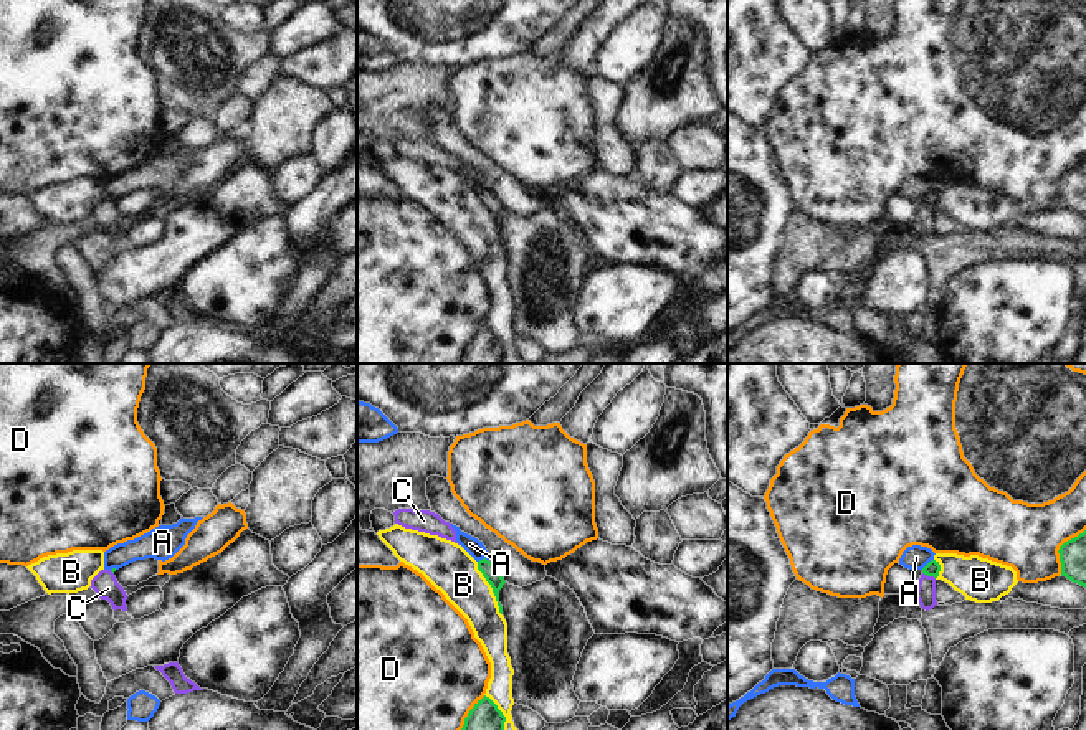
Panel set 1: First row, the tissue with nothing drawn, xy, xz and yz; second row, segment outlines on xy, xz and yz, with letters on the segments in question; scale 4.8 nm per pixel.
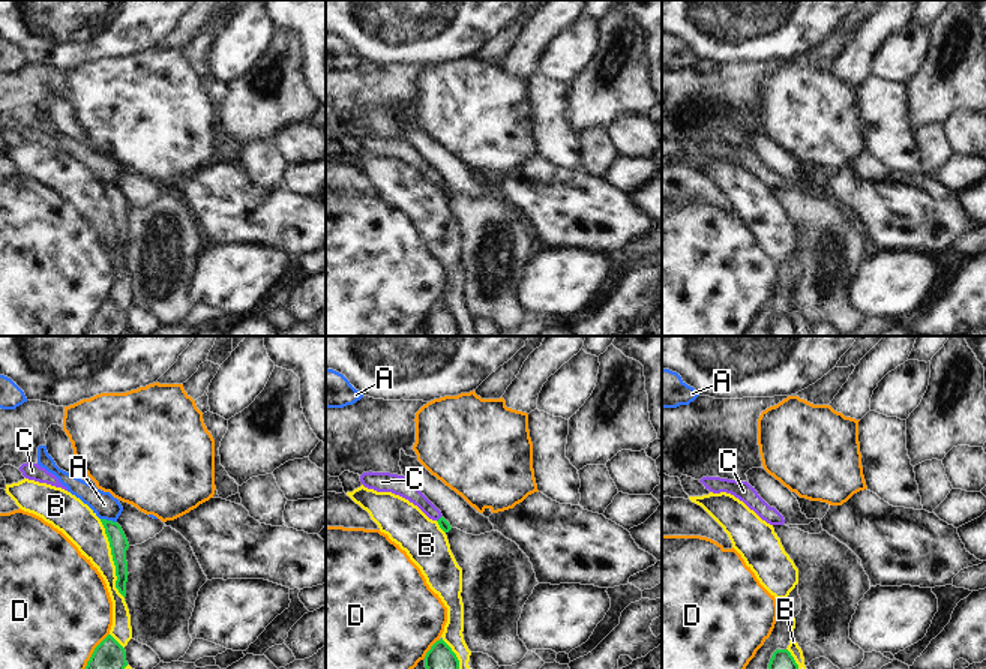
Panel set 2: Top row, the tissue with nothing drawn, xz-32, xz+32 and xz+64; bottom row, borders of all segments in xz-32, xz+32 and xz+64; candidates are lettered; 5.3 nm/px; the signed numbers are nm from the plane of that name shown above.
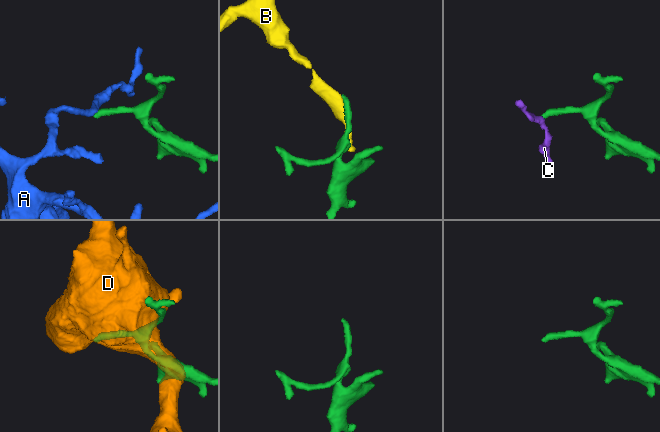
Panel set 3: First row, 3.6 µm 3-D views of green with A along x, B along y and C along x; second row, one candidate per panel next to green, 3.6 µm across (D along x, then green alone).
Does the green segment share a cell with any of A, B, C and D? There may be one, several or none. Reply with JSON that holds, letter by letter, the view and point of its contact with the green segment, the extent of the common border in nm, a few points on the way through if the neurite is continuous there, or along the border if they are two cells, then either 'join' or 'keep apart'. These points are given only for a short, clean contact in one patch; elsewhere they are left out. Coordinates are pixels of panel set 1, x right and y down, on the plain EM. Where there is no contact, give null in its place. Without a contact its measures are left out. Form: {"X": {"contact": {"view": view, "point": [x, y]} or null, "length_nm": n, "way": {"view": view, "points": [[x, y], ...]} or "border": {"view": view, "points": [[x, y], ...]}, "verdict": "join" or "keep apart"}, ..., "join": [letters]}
{"A": {"contact": {"view": "yz", "point": [928, 194]}, "length_nm": 80, "border": {"view": "yz", "points": [[933, 189], [921, 199]]}, "verdict": "keep apart"}, "B": {"contact": {"view": "xz", "point": [491, 217]}, "length_nm": 300, "verdict": "keep apart"}, "C": {"contact": {"view": "yz", "point": [929, 205]}, "length_nm": 70, "border": {"view": "yz", "points": [[923, 202], [934, 208]]}, "verdict": "keep apart"}, "D": {"contact": {"view": "yz", "point": [1060, 179]}, "length_nm": 260, "verdict": "keep apart"}, "join": []}

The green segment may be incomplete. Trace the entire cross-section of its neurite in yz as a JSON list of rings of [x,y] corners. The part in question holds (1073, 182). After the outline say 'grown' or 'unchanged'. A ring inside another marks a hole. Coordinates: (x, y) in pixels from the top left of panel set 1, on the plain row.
[[[1086,160],[1065,172],[1060,180],[1061,206],[1086,218]]] | unchanged

